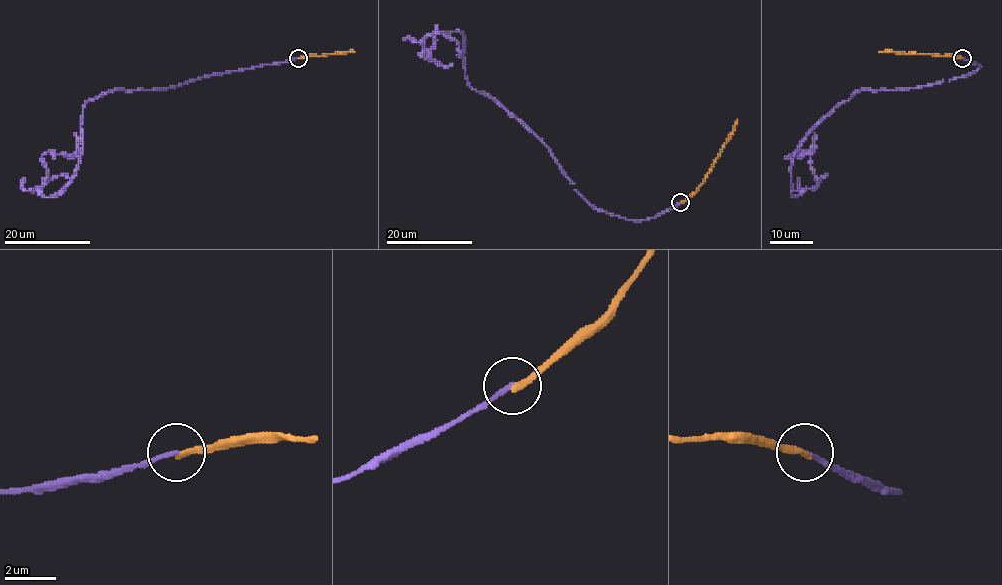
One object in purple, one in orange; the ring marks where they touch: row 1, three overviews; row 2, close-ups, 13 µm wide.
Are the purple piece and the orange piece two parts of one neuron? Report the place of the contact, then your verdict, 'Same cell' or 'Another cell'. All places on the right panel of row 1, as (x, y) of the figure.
Place: (962, 58). Another cell

